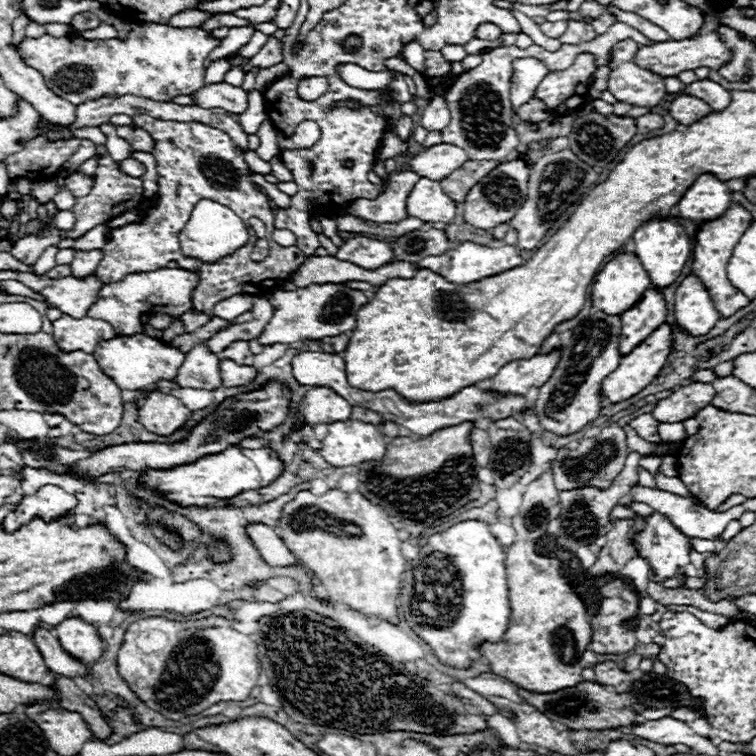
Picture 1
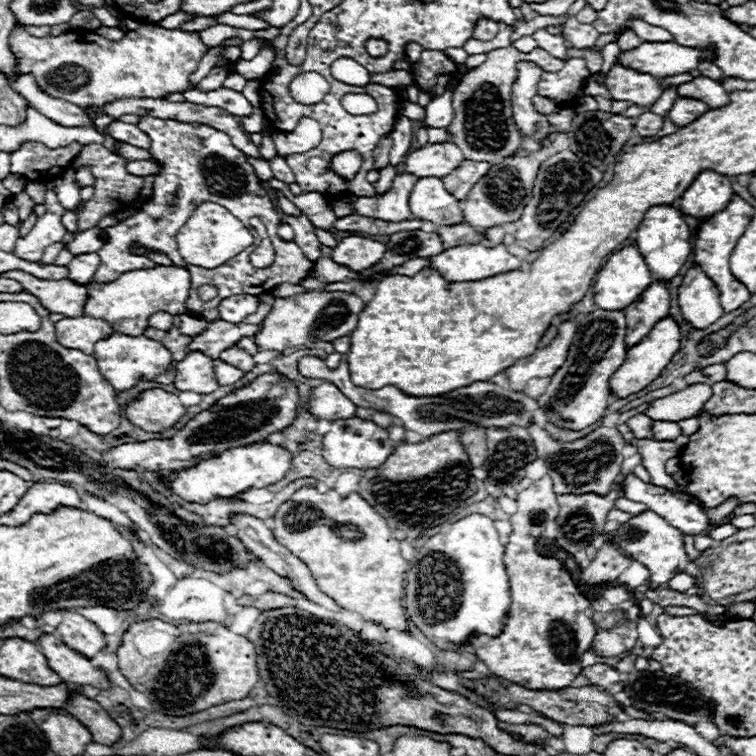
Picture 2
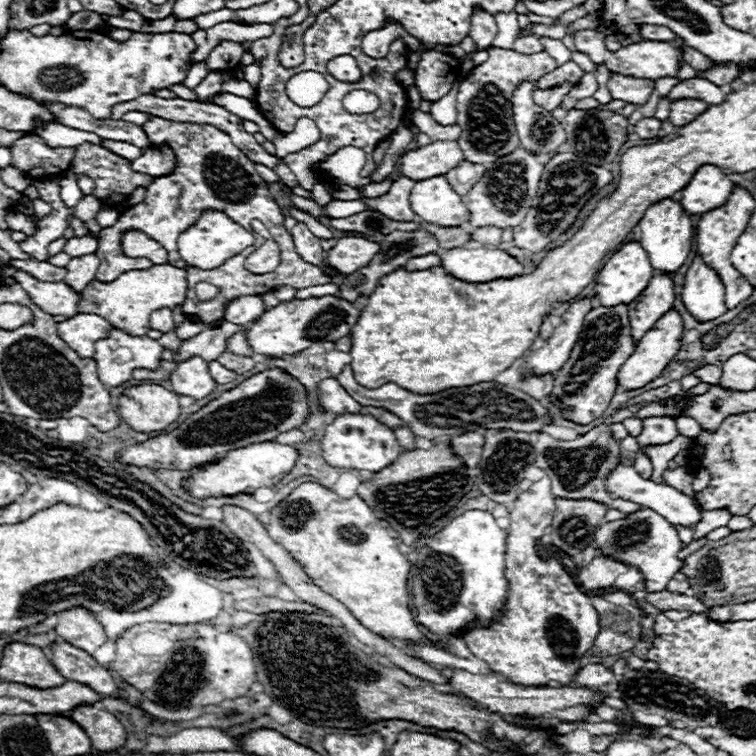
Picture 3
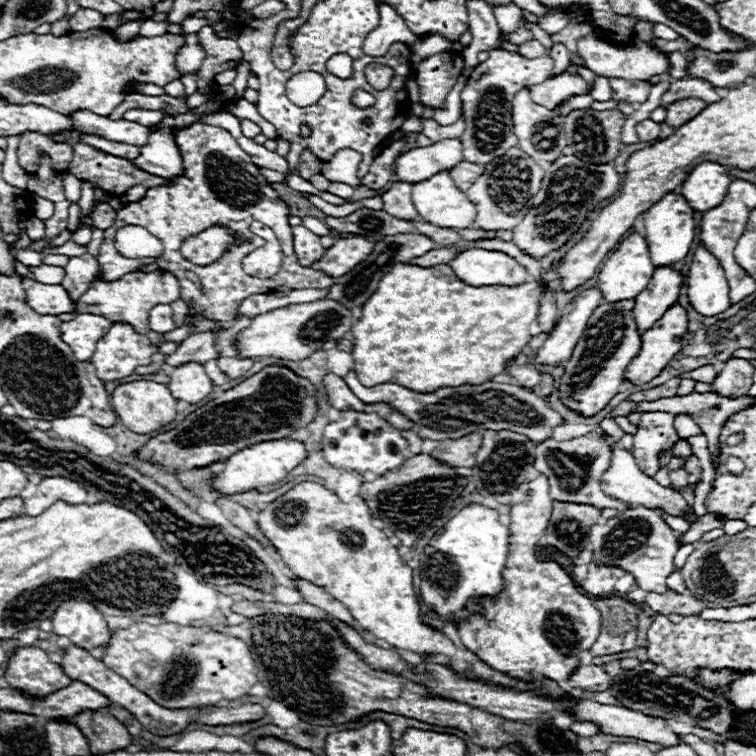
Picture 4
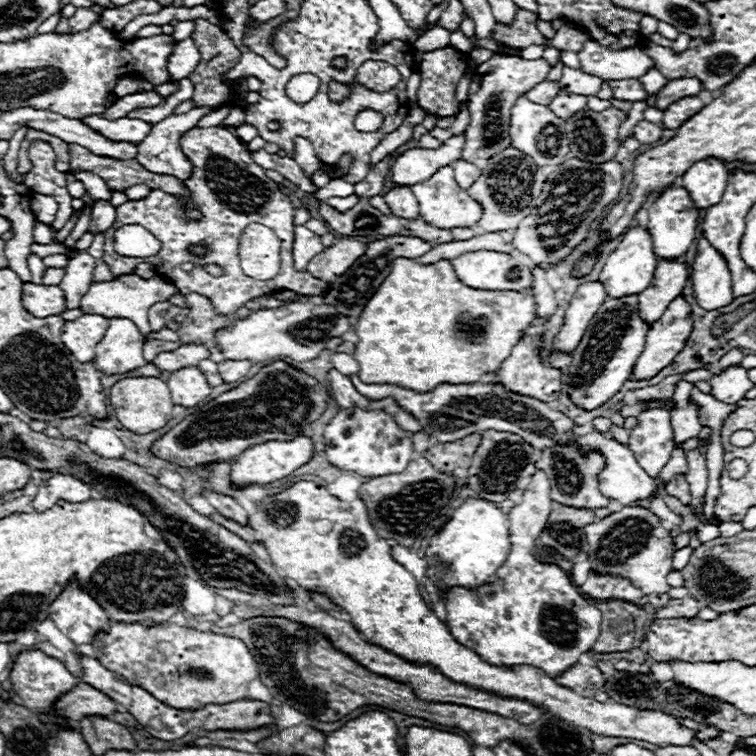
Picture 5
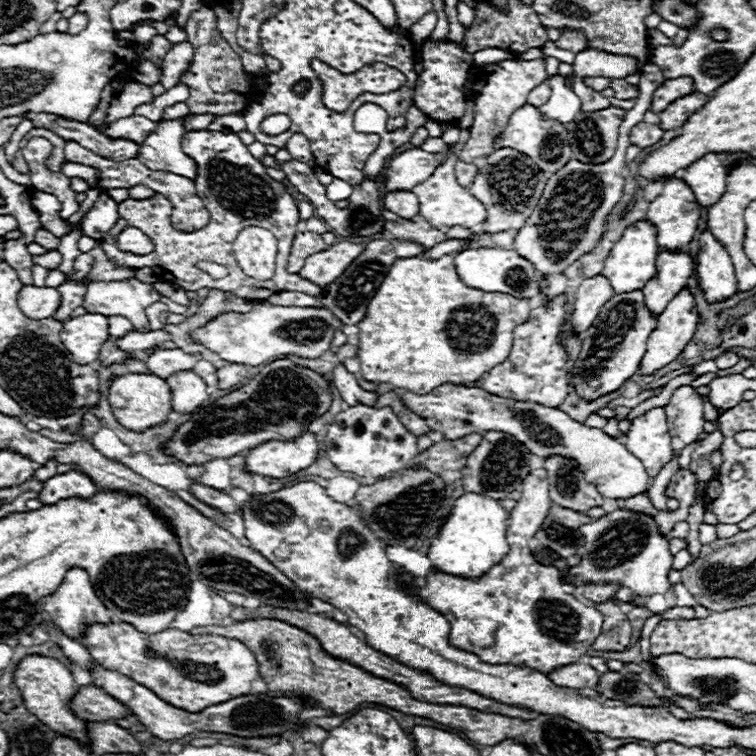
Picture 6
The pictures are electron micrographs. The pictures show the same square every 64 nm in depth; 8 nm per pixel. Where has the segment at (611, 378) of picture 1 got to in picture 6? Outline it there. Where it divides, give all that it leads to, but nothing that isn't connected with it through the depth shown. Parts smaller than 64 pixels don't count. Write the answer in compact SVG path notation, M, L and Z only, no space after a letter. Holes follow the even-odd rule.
M686 288L684 292L676 294L676 298L670 302L670 306L658 316L658 324L650 332L650 338L648 338L646 354L640 360L640 372L642 374L654 374L656 370L670 364L686 348L686 344L692 340L696 324L698 324L698 312L696 312L696 306L694 306L694 296Z

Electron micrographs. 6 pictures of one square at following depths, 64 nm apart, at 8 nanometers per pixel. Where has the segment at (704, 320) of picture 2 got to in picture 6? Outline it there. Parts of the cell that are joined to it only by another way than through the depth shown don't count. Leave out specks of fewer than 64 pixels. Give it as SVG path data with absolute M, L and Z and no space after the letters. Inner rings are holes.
M708 230L700 234L700 250L694 258L694 268L698 276L698 288L706 302L722 302L736 294L736 276L730 256Z

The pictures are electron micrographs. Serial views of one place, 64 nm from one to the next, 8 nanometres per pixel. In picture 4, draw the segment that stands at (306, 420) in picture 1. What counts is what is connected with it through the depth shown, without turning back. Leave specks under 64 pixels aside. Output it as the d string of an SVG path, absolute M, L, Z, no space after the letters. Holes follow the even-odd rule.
M328 374L324 376L322 380L324 384L324 390L326 390L326 396L328 396L328 402L332 408L336 410L356 410L356 412L362 412L364 410L364 402L360 402L350 390L348 386L344 386L344 380L336 374Z

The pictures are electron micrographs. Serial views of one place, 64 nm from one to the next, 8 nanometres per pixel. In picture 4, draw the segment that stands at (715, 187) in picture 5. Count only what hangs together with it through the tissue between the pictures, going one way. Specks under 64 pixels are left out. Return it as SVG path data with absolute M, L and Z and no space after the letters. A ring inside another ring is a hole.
M702 162L692 172L690 178L676 190L686 198L694 212L706 212L720 206L728 194L730 176L724 166L716 162Z

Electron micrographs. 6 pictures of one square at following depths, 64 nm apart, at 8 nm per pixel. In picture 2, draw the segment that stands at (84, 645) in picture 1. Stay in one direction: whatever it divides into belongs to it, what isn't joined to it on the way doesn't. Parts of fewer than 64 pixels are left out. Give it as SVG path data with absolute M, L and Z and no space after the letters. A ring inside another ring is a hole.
M64 612L64 618L58 624L56 632L68 648L80 652L82 656L86 656L90 660L106 644L104 634L98 630L98 626L90 620L86 620L84 616L76 614L76 612Z

